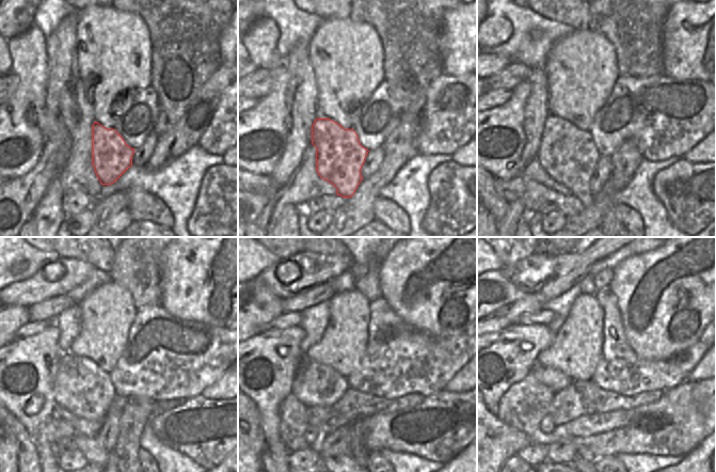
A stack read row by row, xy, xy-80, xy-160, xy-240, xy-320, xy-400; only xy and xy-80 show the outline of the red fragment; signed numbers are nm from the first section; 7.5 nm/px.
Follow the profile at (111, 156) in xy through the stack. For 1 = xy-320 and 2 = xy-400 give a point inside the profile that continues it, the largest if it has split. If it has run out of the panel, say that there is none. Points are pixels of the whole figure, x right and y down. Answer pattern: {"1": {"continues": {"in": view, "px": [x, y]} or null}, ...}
{"1": {"continues": {"in": "xy-320", "px": [316, 384]}}, "2": {"continues": {"in": "xy-400", "px": [556, 380]}}}

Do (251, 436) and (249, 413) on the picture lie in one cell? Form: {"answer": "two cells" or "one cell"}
{"answer": "one cell"}

